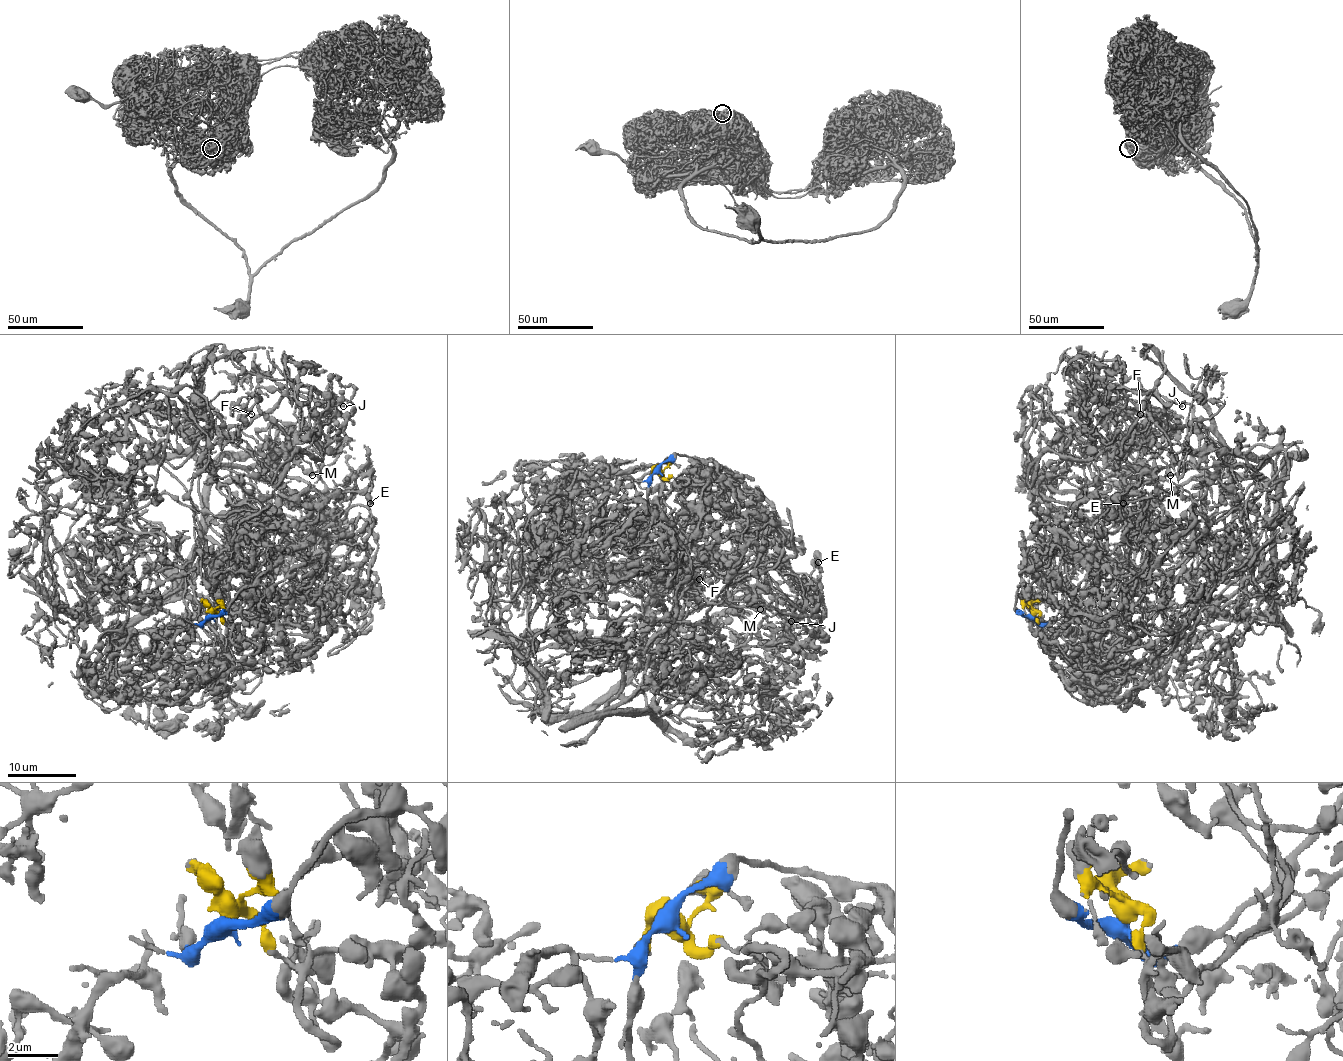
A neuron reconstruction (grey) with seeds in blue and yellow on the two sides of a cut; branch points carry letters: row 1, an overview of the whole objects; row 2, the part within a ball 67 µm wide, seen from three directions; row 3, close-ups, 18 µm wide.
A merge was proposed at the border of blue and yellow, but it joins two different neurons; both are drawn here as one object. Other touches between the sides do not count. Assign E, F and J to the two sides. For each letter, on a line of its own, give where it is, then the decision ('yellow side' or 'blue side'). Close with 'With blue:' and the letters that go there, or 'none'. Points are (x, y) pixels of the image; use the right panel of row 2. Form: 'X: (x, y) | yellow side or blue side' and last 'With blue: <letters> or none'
E: (1123, 503) | yellow side
F: (1140, 414) | blue side
J: (1182, 406) | blue side
With blue: F, J

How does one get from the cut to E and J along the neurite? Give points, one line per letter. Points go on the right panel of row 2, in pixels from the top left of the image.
E: (1032, 615), (1067, 618), (1095, 582), (1079, 552), (1141, 528), (1149, 473), (1124, 502)
J: (1032, 615), (1055, 622), (1108, 533), (1201, 475), (1274, 487), (1267, 460), (1173, 425), (1151, 391), (1182, 407)

